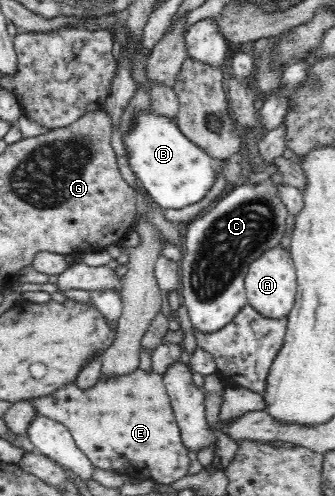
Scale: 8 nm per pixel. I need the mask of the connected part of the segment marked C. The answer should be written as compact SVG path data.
M270 178L260 184L249 184L230 187L229 192L203 215L188 223L185 239L184 254L180 262L181 304L187 306L192 326L201 332L215 334L232 318L248 305L248 296L245 288L245 275L249 265L267 250L279 248L281 241L288 235L291 228L287 225L289 216L286 204L279 194L277 185Z

